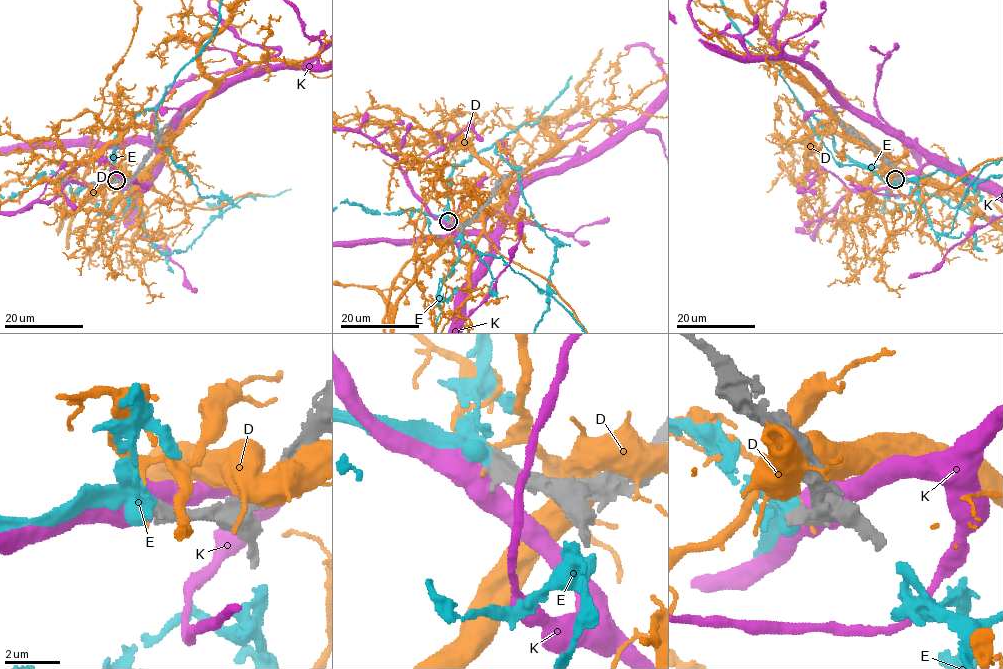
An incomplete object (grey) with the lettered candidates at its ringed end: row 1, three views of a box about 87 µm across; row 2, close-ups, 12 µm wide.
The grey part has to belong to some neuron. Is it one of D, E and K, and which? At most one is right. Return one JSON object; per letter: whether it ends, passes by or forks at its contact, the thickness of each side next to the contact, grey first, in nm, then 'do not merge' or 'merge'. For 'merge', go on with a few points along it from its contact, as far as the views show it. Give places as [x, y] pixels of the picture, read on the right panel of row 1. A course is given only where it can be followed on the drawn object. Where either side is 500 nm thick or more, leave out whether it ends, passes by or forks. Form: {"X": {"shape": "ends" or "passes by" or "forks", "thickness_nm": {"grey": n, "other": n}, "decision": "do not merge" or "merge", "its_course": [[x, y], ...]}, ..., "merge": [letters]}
{"D": {"thickness_nm": {"grey": 550, "other": 150}, "decision": "do not merge"}, "E": {"thickness_nm": {"grey": 600, "other": 600}, "decision": "merge"}, "K": {"thickness_nm": {"grey": 600, "other": 700}, "decision": "do not merge"}, "merge": ["E"]}

